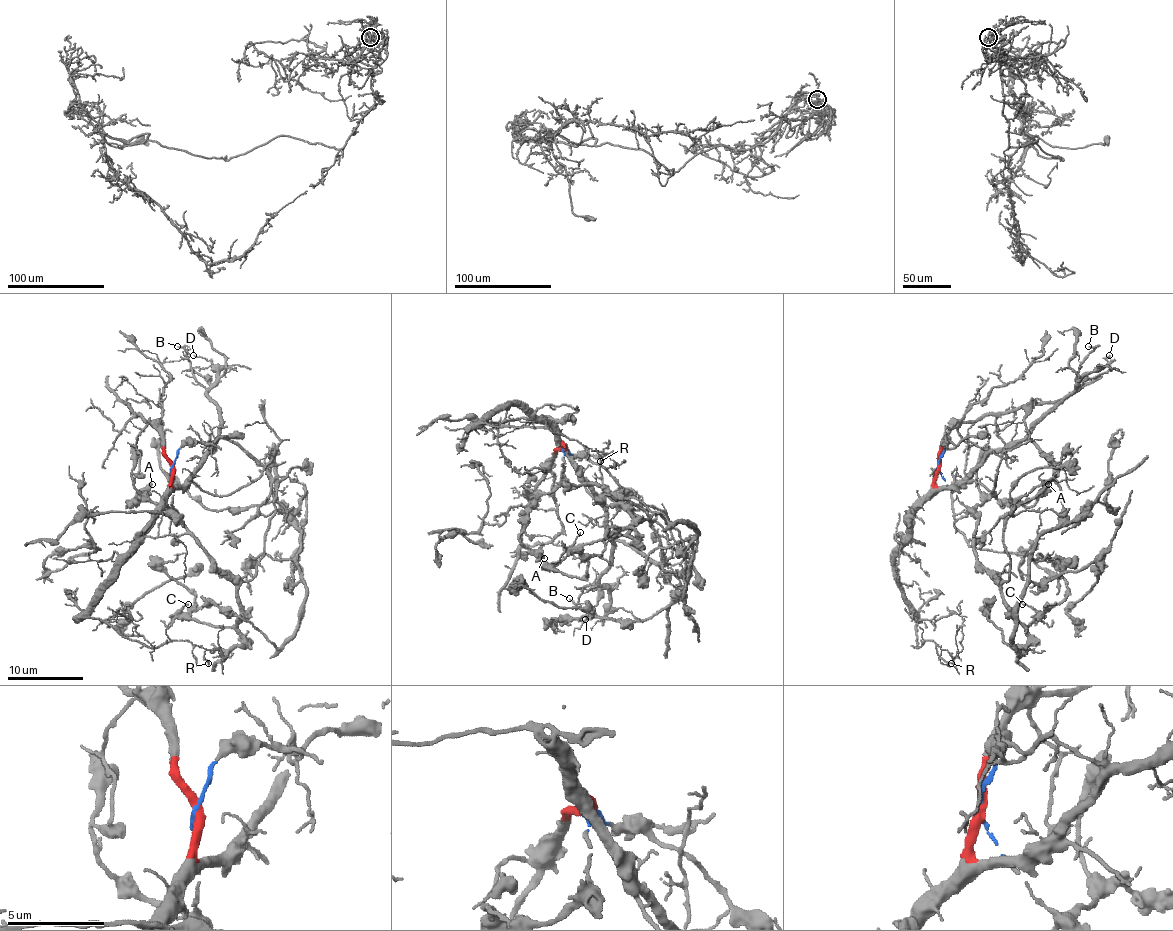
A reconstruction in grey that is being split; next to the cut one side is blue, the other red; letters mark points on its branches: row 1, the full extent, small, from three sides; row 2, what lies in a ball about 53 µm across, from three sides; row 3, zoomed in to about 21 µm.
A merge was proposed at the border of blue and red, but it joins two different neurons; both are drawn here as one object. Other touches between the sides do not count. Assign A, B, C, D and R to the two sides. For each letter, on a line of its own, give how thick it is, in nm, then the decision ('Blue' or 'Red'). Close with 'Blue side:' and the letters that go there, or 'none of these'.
A: Thickness 440 nm. Blue
B: Thickness 130 nm. Red
C: Thickness 140 nm. Blue
D: Thickness 100 nm. Red
R: Thickness 130 nm. Red
Blue side: A, C

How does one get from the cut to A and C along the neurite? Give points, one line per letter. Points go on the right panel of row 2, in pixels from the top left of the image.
A: (939, 466), (946, 485), (965, 506), (980, 506), (995, 496), (1026, 506), (1037, 500), (1048, 483)
C: (939, 466), (946, 485), (976, 517), (975, 559), (1001, 585), (1007, 608), (1026, 627), (1037, 614), (1022, 604)

